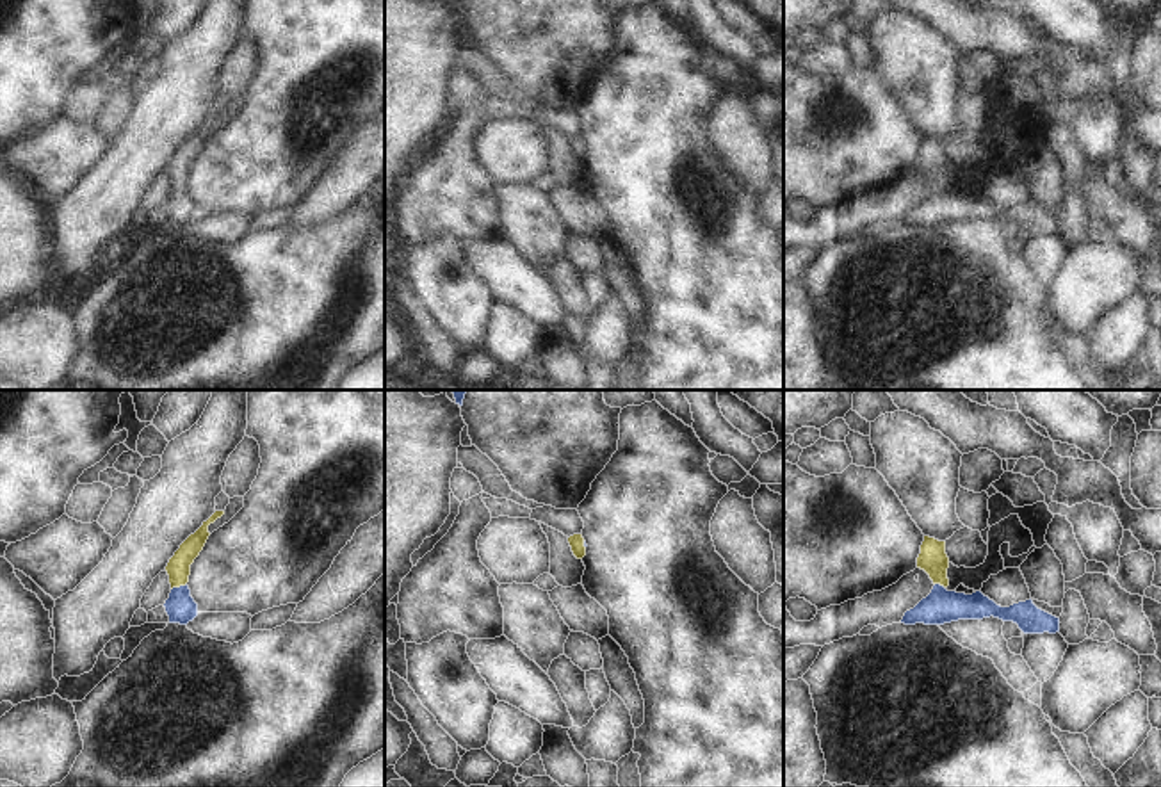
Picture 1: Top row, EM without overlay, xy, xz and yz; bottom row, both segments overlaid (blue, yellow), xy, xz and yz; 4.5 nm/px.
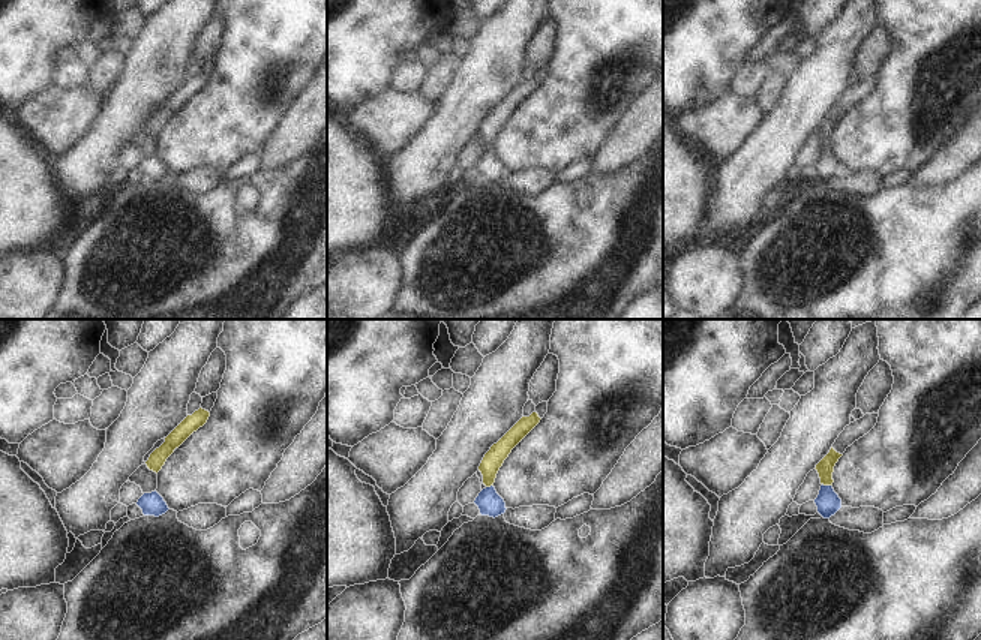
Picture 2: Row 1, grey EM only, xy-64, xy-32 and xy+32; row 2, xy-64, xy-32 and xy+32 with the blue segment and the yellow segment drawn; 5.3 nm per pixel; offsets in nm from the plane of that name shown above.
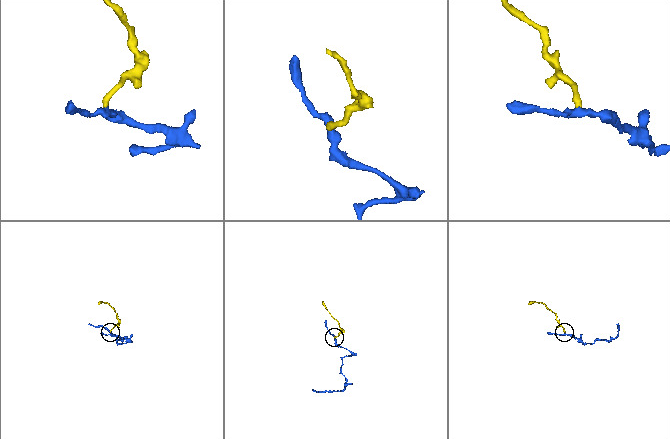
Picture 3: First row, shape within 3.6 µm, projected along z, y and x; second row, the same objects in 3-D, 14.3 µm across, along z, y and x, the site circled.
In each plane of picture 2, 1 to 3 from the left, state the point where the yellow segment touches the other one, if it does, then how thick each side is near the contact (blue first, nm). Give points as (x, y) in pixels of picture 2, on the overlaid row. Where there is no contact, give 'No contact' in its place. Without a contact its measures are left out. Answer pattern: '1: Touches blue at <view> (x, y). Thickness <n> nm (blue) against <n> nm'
1: No contact
2: Touches blue at xy-32 (491, 486). Thickness 140 nm (blue) against 110 nm
3: Touches blue at xy+32 (827, 486). Thickness 130 nm (blue) against 90 nm

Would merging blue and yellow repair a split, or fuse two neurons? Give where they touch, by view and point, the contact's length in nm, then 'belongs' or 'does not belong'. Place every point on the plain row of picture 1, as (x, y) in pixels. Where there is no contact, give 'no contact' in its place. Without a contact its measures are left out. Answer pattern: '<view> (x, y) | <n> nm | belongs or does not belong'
xy (180, 187) | 80 nm | belongs

